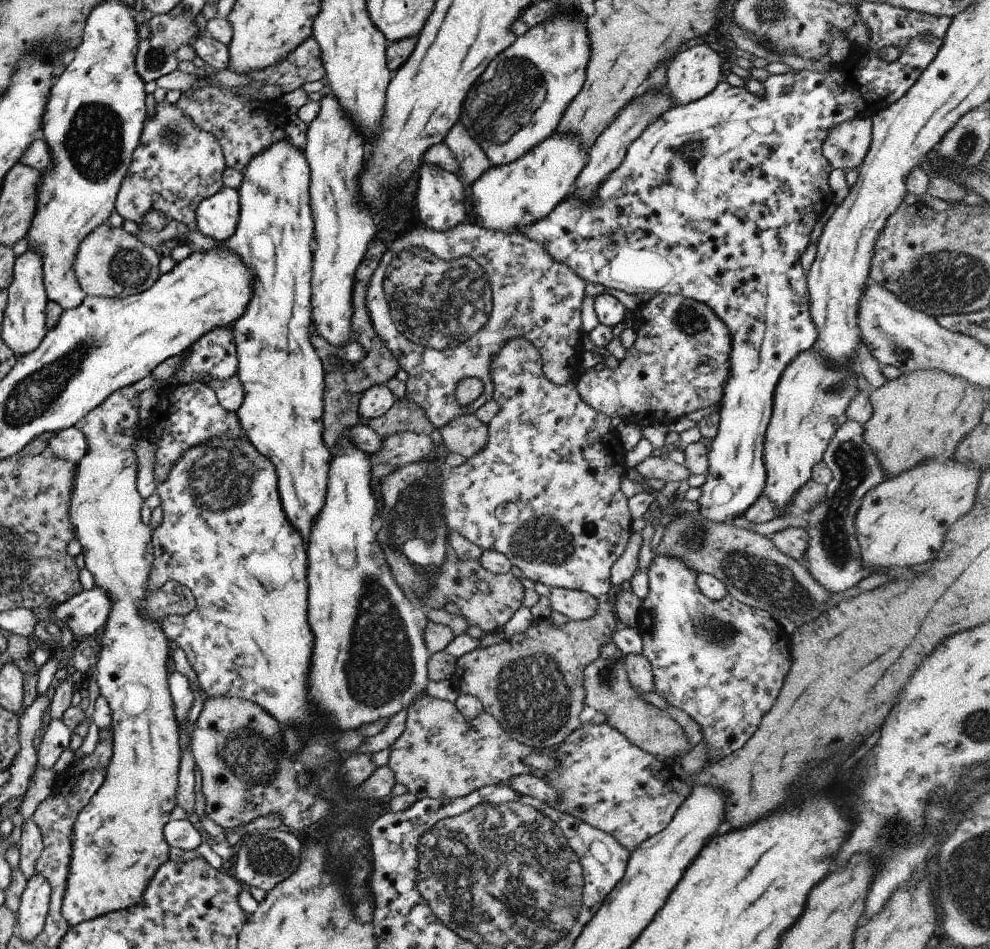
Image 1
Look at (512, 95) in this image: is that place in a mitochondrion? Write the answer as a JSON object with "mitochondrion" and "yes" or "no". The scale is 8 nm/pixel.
{"mitochondrion":"yes"}

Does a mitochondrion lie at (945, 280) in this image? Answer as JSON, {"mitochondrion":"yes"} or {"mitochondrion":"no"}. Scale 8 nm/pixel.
{"mitochondrion":"yes"}

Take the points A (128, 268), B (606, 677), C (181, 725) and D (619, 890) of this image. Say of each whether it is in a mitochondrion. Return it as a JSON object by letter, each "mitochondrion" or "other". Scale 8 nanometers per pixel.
{"A":"mitochondrion","B":"mitochondrion","C":"other","D":"other"}

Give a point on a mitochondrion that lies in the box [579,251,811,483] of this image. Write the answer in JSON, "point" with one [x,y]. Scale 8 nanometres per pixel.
{"point":[689,321]}

